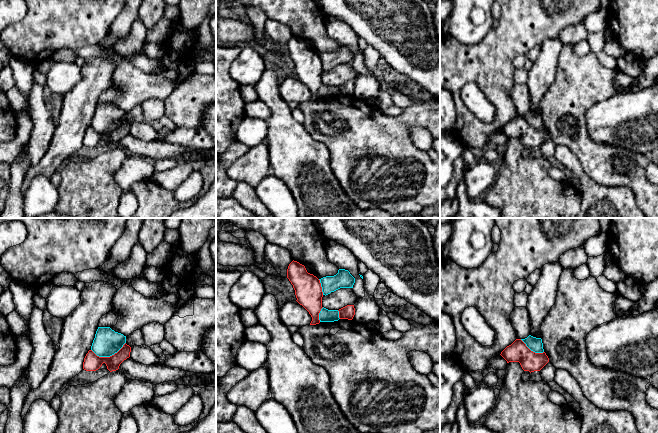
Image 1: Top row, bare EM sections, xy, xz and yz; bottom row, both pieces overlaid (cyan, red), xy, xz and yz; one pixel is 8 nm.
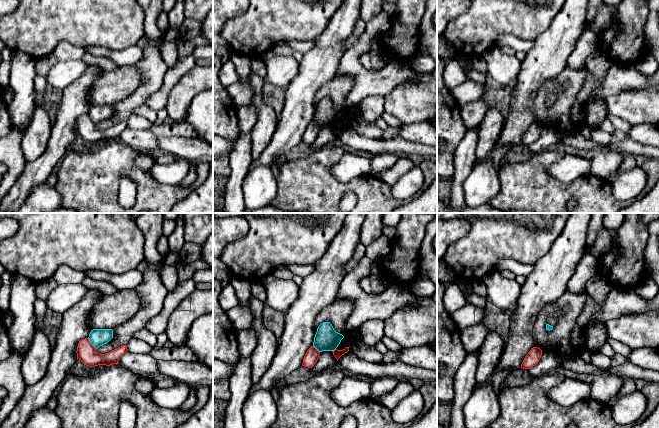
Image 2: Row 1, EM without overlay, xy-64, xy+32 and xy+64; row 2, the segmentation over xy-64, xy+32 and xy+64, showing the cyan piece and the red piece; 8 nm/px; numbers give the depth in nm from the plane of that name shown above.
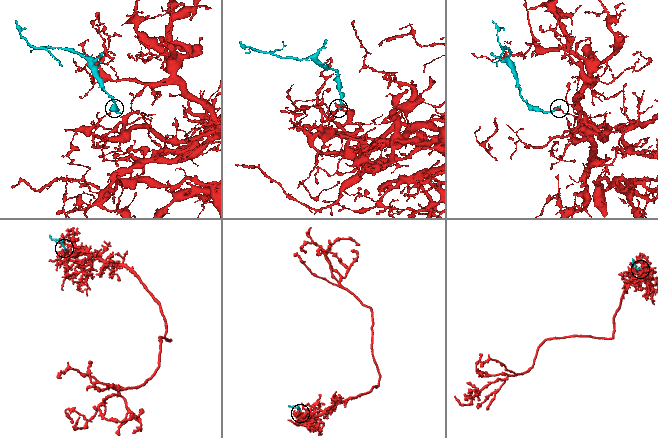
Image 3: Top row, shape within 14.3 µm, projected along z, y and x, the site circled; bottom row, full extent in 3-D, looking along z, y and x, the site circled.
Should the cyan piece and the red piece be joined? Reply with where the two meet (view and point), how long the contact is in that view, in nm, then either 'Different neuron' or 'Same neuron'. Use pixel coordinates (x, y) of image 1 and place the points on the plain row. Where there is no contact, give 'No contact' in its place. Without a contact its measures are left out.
Touches cyan at xy (108, 132). Shared border 280 nm. Different neuron

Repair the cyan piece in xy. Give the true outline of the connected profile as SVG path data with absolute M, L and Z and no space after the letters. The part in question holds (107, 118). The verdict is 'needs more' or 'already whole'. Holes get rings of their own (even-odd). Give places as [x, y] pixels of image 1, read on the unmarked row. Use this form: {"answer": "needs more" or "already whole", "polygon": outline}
{"answer": "already whole", "polygon": "M98 103L91 126L99 133L110 133L126 119L126 112L110 103Z"}

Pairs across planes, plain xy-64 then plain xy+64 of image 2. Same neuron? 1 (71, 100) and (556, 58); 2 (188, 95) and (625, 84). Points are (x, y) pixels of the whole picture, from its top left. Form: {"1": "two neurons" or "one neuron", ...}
{"1": "one neuron", "2": "two neurons"}

